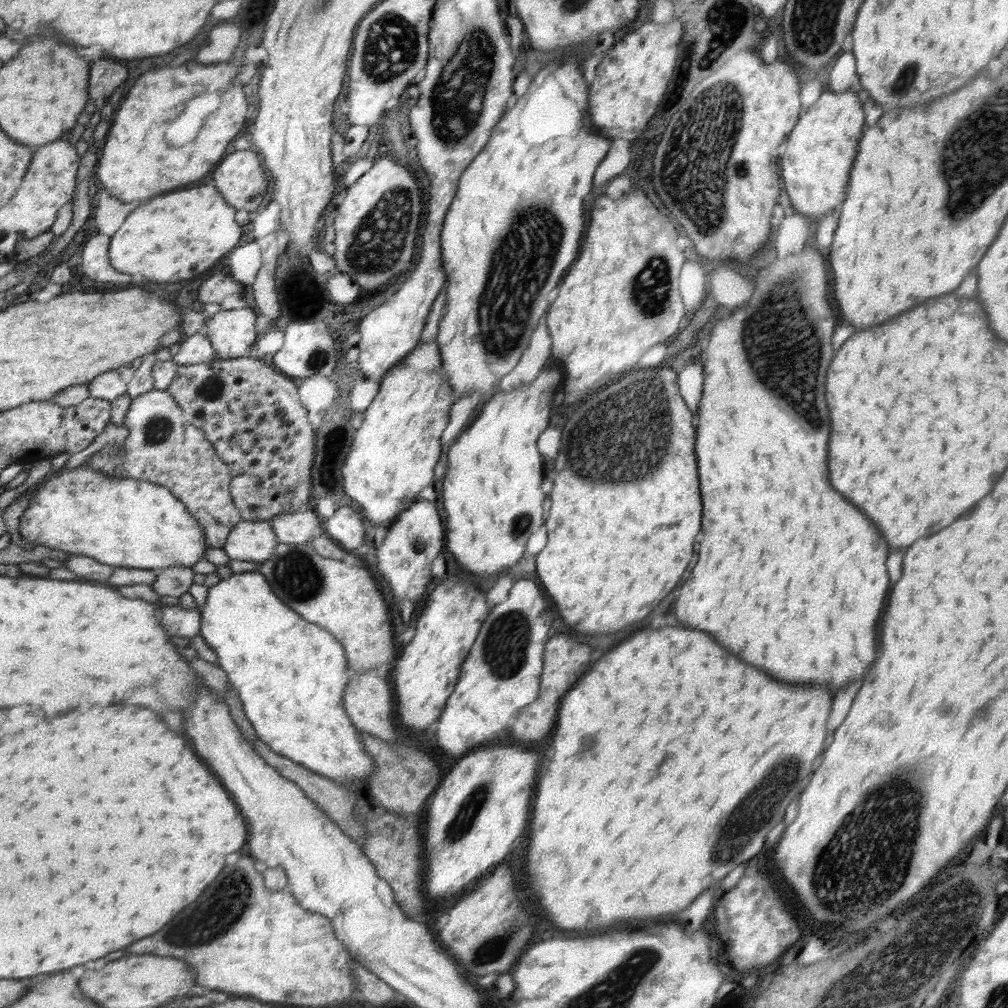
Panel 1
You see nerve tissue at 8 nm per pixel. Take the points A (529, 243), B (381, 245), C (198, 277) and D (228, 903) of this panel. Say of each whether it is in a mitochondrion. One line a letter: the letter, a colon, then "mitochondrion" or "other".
A: mitochondrion
B: mitochondrion
C: other
D: mitochondrion

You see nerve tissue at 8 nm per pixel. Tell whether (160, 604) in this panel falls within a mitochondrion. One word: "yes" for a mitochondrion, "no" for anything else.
no

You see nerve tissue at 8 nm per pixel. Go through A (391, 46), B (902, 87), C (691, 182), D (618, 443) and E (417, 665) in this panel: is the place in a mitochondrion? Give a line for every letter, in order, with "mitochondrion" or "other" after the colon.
A: mitochondrion
B: mitochondrion
C: mitochondrion
D: mitochondrion
E: other

